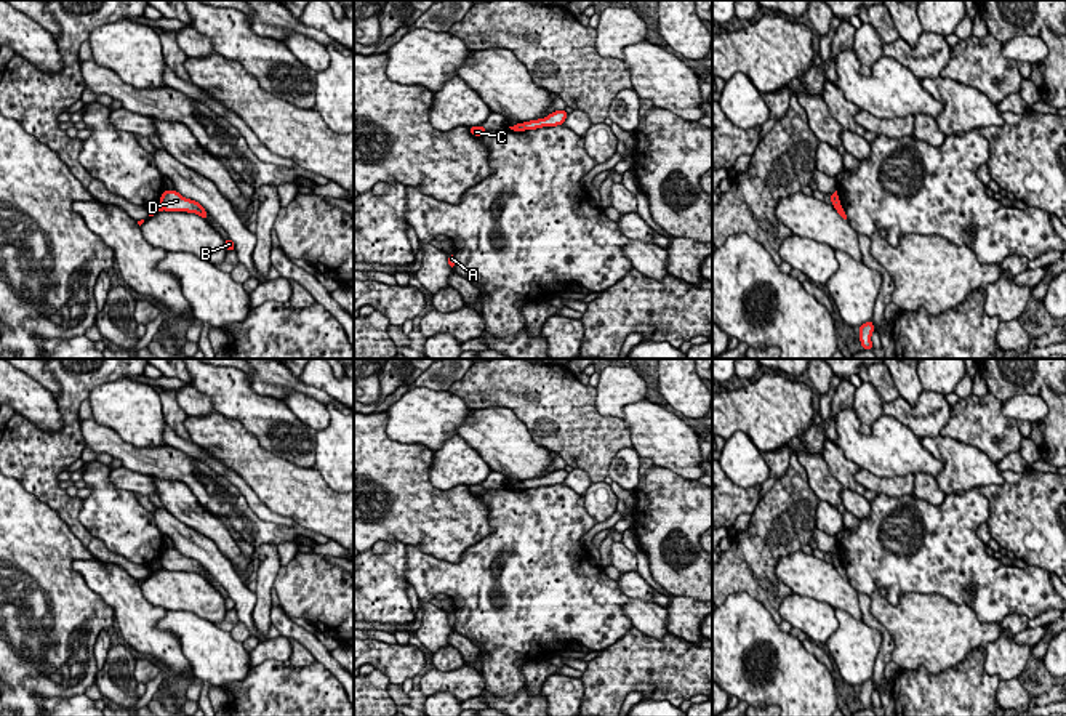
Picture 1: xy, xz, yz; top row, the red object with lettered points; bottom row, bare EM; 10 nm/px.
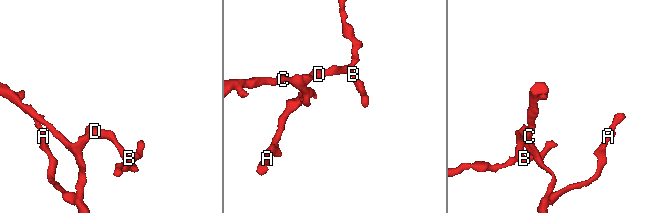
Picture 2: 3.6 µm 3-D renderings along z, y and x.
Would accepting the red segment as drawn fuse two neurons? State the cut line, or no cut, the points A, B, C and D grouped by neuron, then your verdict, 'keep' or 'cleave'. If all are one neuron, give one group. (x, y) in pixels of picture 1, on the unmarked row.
cut xz (520, 482), (525, 487); groups A C / B D; cleave

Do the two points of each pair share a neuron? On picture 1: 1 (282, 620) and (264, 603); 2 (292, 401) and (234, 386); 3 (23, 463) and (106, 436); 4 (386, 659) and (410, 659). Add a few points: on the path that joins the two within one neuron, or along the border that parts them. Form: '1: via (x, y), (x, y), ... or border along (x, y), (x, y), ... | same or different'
1: border along (272, 606), (269, 622) | different
2: border along (280, 401), (309, 426) | different
3: border along (79, 420), (79, 430), (87, 444) | different
4: via (392, 659), (404, 659) | same

